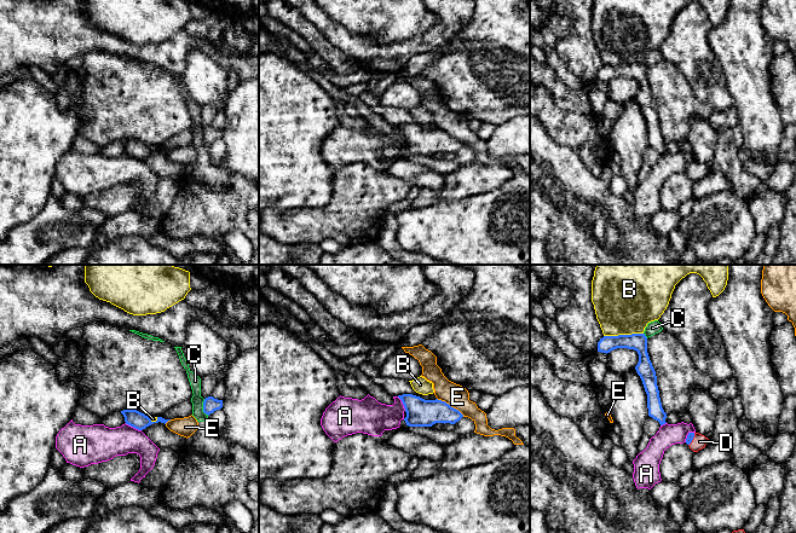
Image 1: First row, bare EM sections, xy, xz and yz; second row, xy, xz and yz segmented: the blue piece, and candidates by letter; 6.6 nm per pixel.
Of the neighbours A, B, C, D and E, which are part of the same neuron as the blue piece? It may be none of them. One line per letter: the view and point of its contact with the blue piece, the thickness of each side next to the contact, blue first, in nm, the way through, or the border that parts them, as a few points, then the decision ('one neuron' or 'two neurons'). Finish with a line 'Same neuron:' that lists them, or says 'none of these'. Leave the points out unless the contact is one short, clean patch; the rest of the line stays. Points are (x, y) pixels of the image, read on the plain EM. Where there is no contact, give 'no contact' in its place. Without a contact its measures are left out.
A: meets blue in xy at (133, 156); 120 nm thick on the blue side, 240 nm on the other; border along xy (125, 152), (140, 160); two neurons
B: meets blue in yz at (623, 64); 120 nm thick on the blue side, 420 nm on the other; two neurons
C: meets blue in xy at (203, 137); 100 nm thick on the blue side, 80 nm on the other; two neurons
D: meets blue in yz at (692, 168); 50 nm thick on the blue side, 90 nm on the other; runs through yz (691, 164), (692, 168), (699, 171); one neuron
E: meets blue in xz at (449, 134); 190 nm thick on the blue side, 150 nm on the other; border along xz (437, 127), (455, 137), (463, 145); two neurons
Same neuron: D

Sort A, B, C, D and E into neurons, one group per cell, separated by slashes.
A / B / C / D / E

